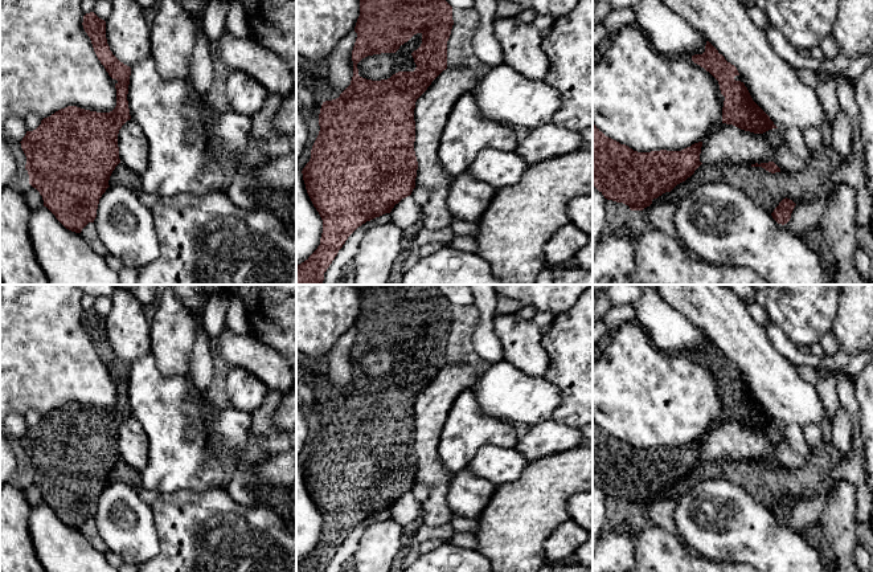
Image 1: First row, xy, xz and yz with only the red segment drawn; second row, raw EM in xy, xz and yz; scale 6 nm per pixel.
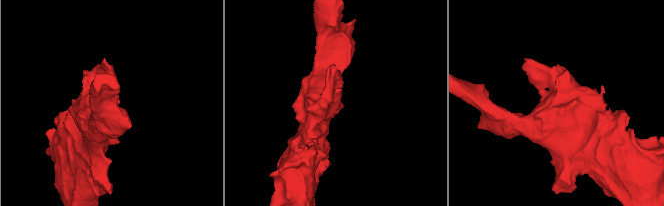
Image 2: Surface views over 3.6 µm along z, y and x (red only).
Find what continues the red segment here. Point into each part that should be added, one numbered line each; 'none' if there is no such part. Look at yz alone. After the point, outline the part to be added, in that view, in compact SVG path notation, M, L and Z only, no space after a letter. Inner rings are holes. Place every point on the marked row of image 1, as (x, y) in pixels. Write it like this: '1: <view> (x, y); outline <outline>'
none

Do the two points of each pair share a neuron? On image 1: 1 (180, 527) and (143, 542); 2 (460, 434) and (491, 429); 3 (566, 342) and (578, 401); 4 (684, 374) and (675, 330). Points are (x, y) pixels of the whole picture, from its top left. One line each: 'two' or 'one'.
1: two
2: one
3: one
4: two

